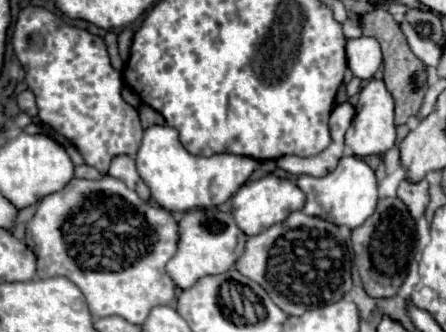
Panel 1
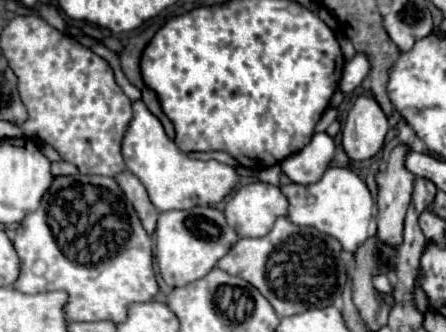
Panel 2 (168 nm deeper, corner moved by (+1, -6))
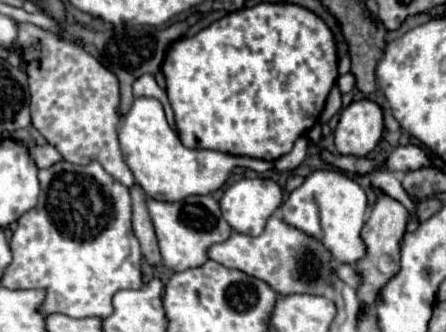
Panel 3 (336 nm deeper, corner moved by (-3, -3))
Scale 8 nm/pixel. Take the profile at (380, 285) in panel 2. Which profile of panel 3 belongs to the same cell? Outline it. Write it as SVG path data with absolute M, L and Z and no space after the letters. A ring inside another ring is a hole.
M323 169L313 171L305 177L303 185L297 187L287 201L281 205L283 221L299 231L323 241L327 251L335 261L341 263L355 263L365 255L365 245L361 241L361 227L365 223L367 211L367 195L361 185L343 173Z

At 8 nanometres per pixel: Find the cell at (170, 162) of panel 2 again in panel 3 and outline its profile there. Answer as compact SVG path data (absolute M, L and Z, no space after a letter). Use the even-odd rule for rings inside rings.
M135 97L129 113L123 119L123 143L119 127L119 145L135 181L151 199L157 201L181 201L189 195L209 195L223 187L229 173L236 167L259 174L274 168L273 162L261 159L227 155L209 149L187 149L169 127L163 105L151 97Z

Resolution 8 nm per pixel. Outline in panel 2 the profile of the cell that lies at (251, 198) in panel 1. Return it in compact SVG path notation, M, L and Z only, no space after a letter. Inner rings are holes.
M253 182L253 184L239 188L225 206L225 218L241 238L267 236L267 232L271 232L275 220L285 214L287 214L287 196L283 196L279 186L273 186L267 182Z

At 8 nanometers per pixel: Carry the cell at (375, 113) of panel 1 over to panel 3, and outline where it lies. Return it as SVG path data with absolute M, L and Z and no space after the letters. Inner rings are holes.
M359 99L341 111L335 127L335 149L341 155L363 157L375 149L383 131L383 111L375 101Z

